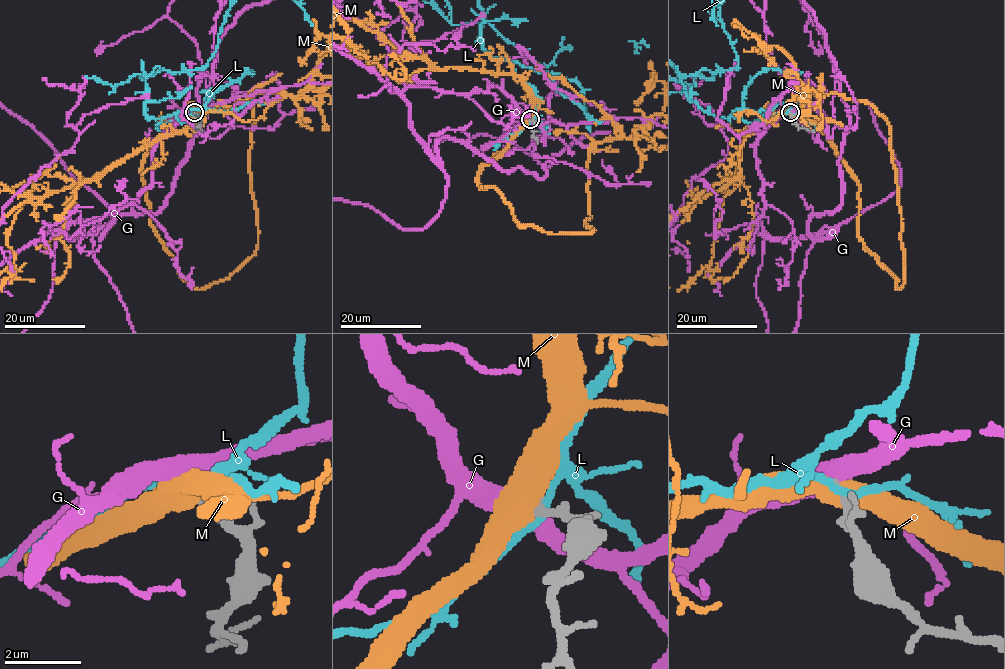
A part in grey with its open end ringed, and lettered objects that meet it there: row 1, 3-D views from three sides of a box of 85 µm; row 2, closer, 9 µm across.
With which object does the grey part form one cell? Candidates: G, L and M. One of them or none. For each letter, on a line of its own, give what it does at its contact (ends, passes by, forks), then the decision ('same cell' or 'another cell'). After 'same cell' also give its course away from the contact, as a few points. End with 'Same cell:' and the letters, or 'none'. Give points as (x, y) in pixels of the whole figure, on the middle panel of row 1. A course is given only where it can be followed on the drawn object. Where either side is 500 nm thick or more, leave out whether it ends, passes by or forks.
G: it passes by; another cell
L: it passes by; another cell
M: another cell
Same cell: none

